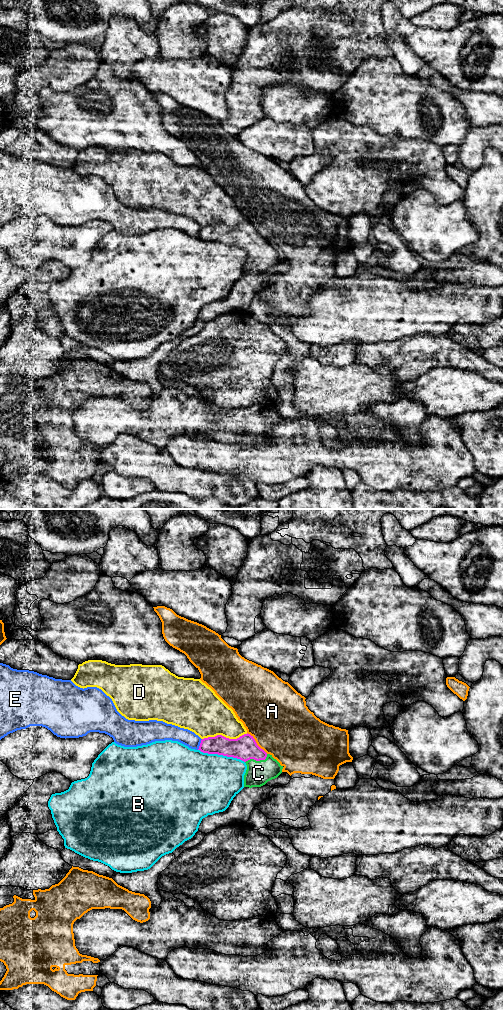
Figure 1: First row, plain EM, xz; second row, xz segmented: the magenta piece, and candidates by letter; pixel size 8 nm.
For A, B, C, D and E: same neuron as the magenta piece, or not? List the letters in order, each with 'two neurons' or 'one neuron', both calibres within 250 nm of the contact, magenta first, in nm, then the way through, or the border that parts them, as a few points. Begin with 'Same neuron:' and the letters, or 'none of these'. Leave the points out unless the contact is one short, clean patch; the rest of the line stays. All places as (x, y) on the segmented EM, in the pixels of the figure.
Same neuron: C
A: two neurons; calibres 190 and 480 nm
B: two neurons; calibres 190 and 460 nm
C: one neuron; calibres 190 and 200 nm
D: two neurons; calibres 190 and 360 nm
E: two neurons; calibres 150 and 120 nm

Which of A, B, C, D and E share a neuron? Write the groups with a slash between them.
A / B / C / D / E

